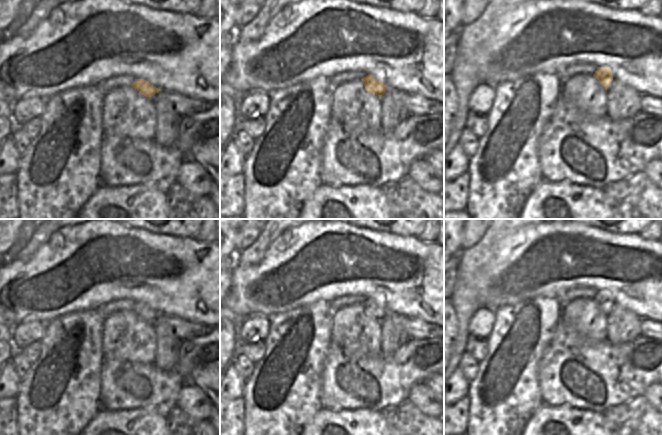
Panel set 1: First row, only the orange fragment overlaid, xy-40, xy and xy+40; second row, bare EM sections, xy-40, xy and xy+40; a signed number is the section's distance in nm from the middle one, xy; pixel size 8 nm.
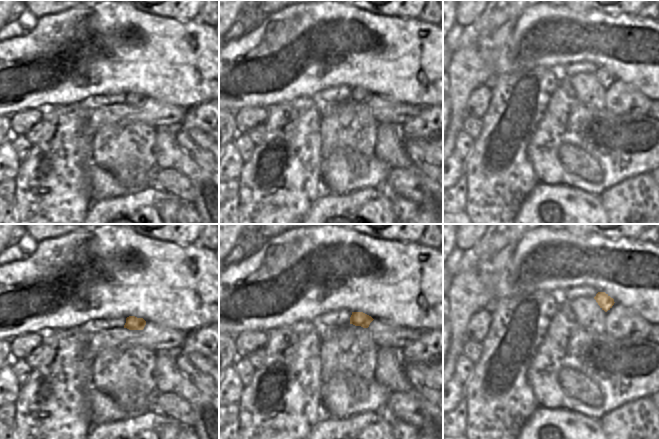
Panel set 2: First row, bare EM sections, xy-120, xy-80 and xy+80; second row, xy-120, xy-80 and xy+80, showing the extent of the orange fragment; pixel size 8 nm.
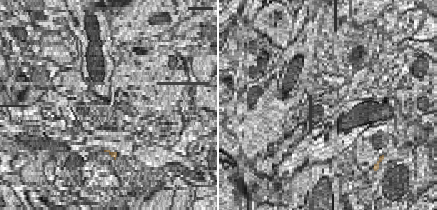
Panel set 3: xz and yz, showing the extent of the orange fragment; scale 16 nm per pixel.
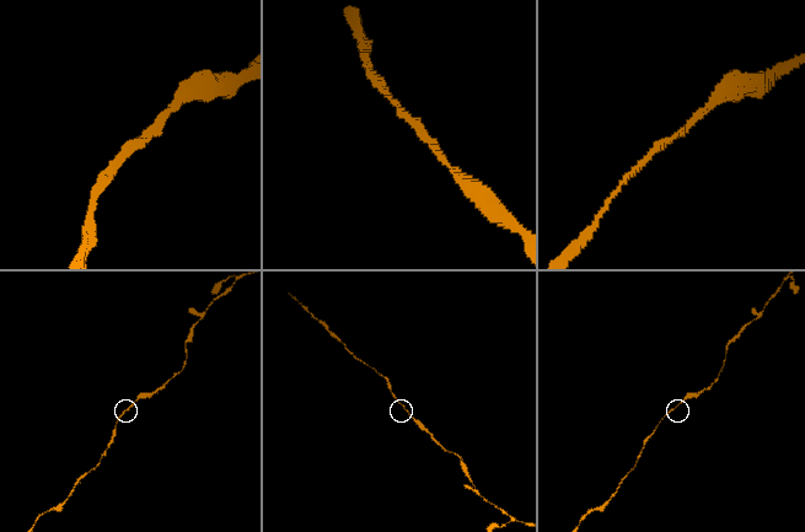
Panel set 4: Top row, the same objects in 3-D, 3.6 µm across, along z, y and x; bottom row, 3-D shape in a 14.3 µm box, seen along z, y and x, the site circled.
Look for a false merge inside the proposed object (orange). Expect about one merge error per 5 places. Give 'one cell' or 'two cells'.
one cell

